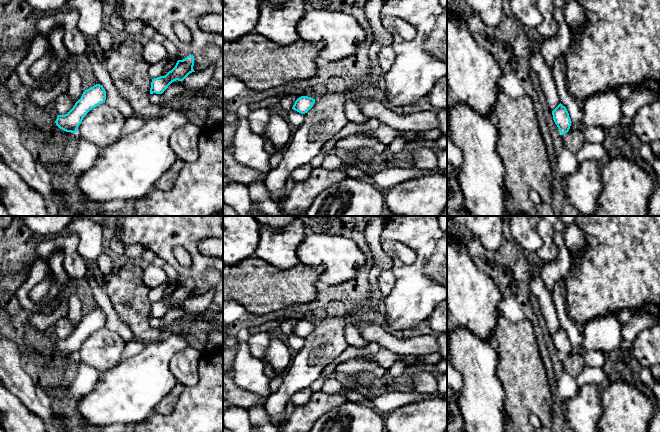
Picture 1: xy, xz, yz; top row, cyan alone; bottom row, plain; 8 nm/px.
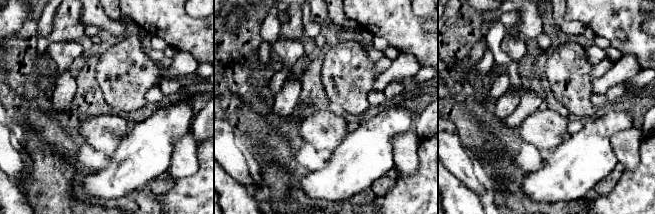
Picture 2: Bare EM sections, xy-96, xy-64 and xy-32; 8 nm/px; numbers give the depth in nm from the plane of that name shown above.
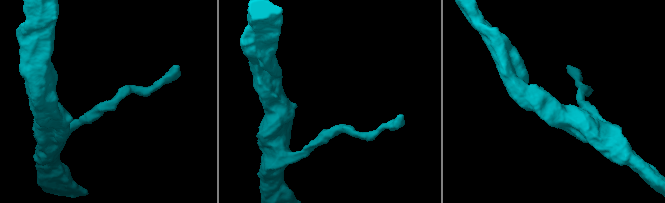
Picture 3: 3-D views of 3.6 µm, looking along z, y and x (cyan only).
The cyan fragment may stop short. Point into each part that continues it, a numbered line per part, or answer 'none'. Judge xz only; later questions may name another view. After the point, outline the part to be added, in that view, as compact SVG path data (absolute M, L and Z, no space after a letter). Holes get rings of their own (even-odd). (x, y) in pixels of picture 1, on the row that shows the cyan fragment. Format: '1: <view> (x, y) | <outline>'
none

